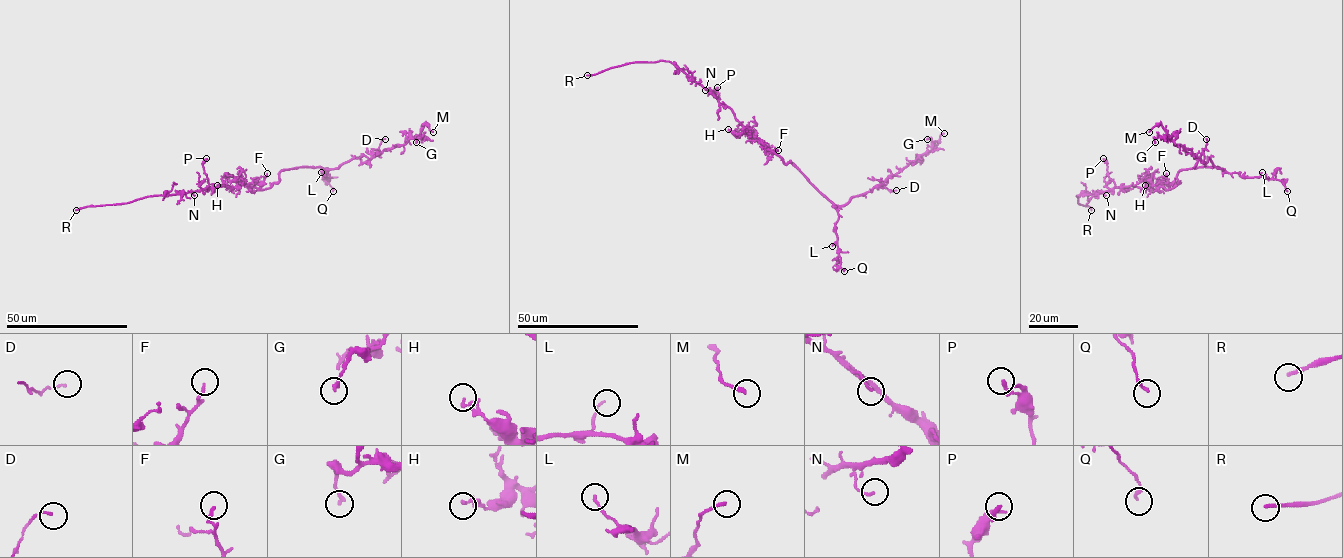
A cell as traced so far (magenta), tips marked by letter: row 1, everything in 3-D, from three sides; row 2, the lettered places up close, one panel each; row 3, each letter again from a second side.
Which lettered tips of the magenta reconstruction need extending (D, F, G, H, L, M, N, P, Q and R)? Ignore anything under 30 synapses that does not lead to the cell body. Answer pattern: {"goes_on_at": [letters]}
{"goes_on_at": ["R"]}

